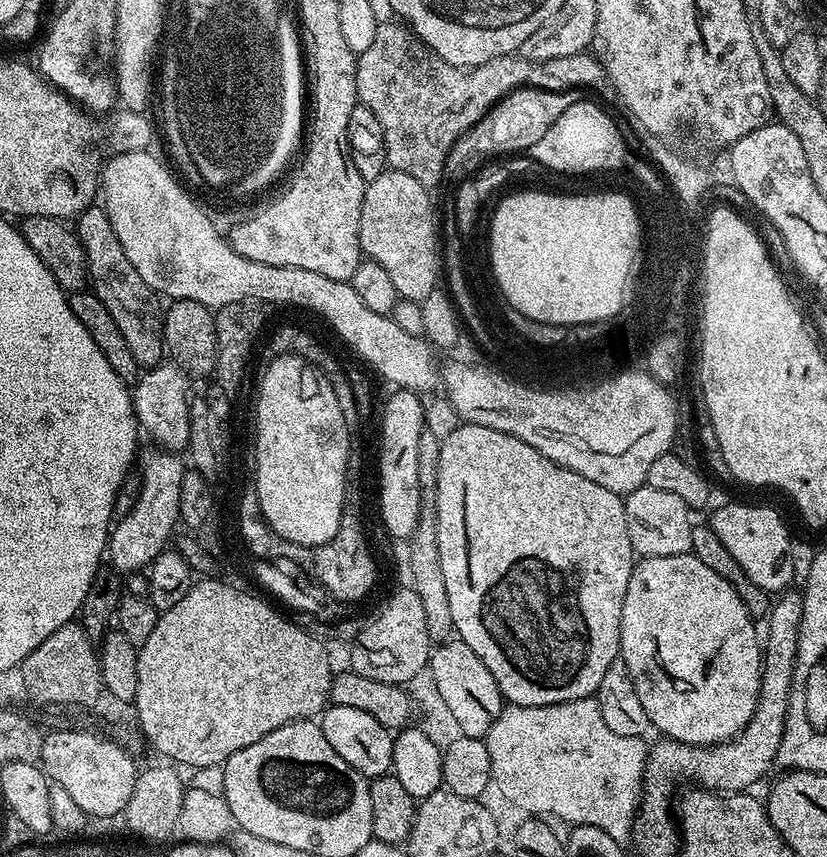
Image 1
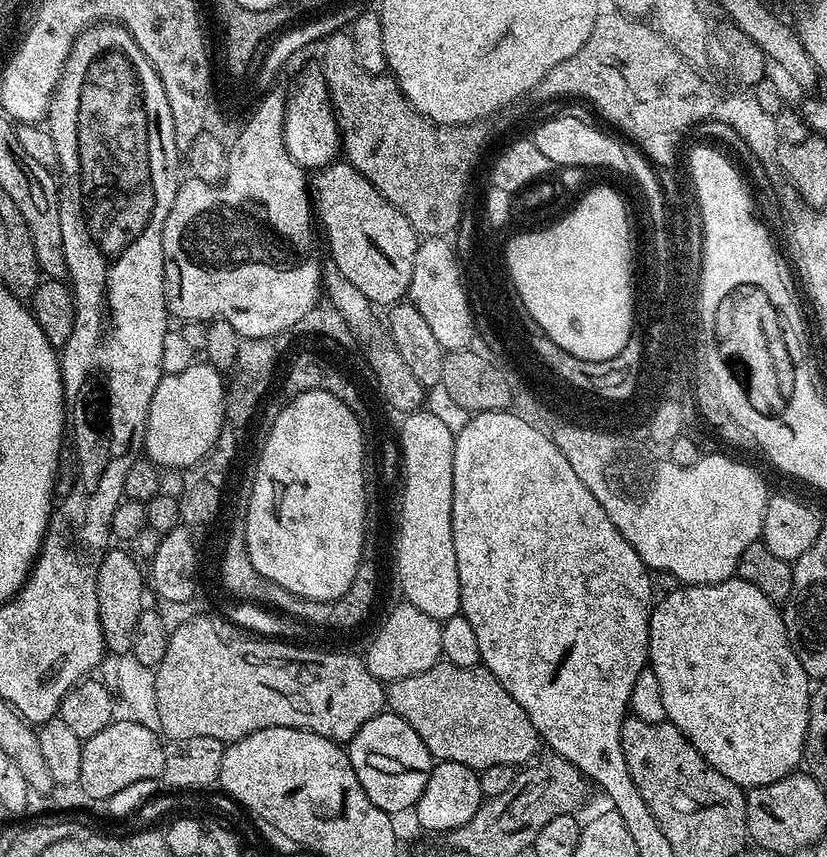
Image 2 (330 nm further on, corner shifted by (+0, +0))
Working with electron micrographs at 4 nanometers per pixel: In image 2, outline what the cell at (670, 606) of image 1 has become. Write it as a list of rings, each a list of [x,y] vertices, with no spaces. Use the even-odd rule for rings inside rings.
[[[733,578],[717,584],[677,586],[671,592],[663,593],[655,601],[652,617],[648,619],[648,662],[652,673],[658,677],[658,683],[662,685],[662,702],[666,706],[667,723],[674,725],[691,742],[694,750],[702,754],[704,761],[714,770],[718,770],[718,774],[730,778],[730,782],[742,789],[751,790],[770,782],[778,782],[778,778],[788,776],[801,767],[805,759],[808,730],[810,677],[806,670],[802,670],[802,662],[798,662],[798,654],[792,648],[781,609],[770,598],[766,598],[766,594],[758,590],[758,586],[750,586],[750,582]]]

